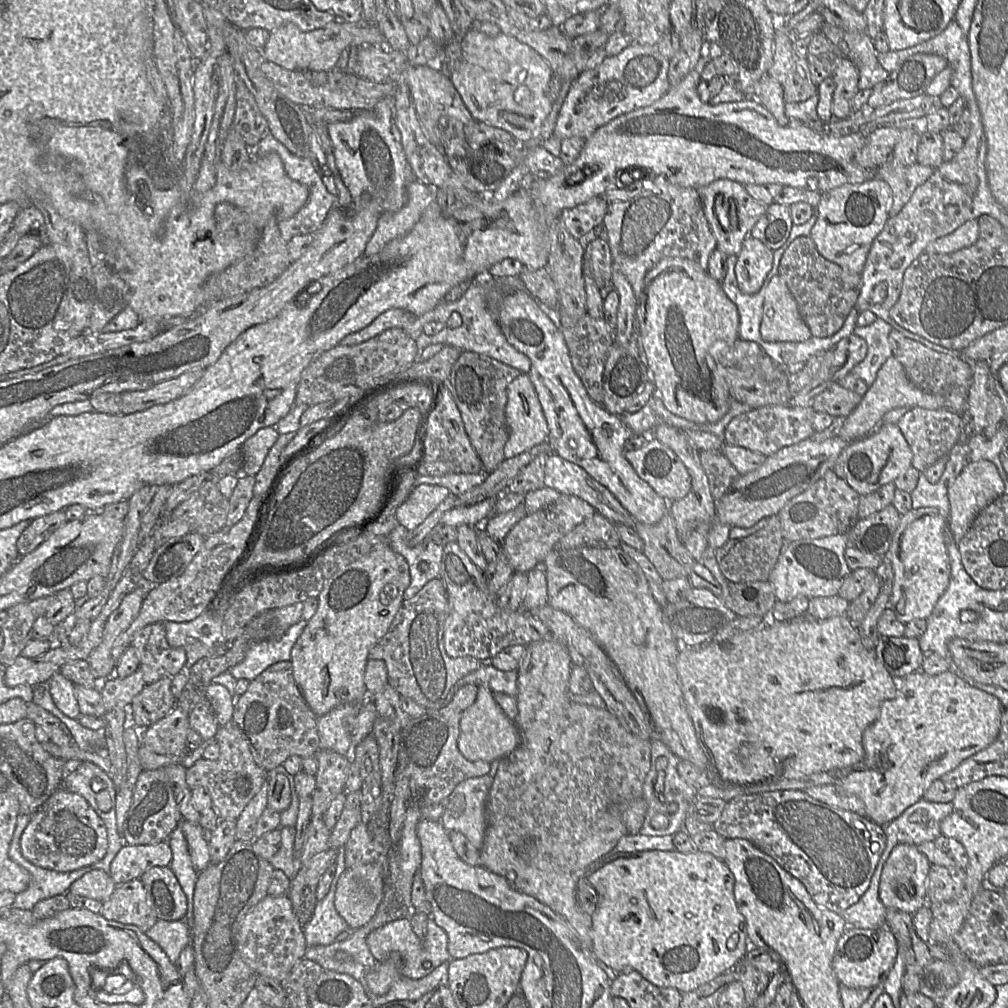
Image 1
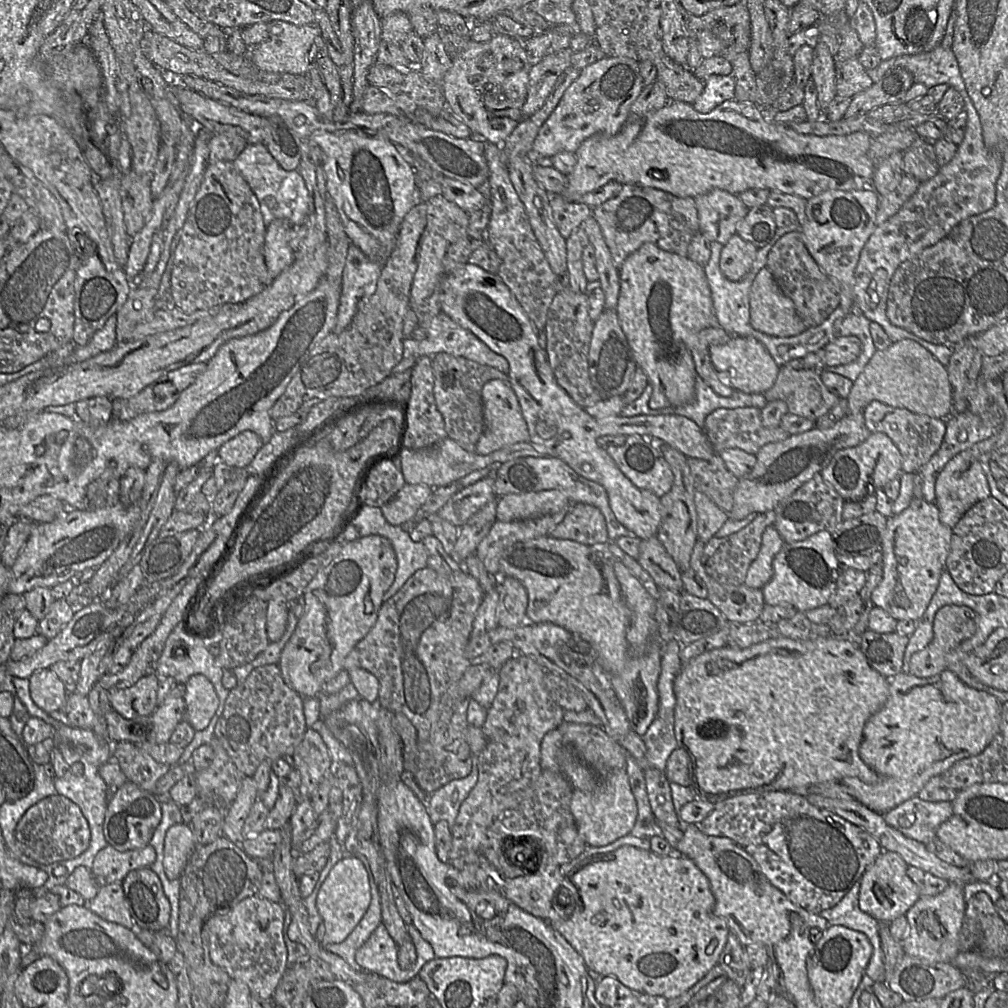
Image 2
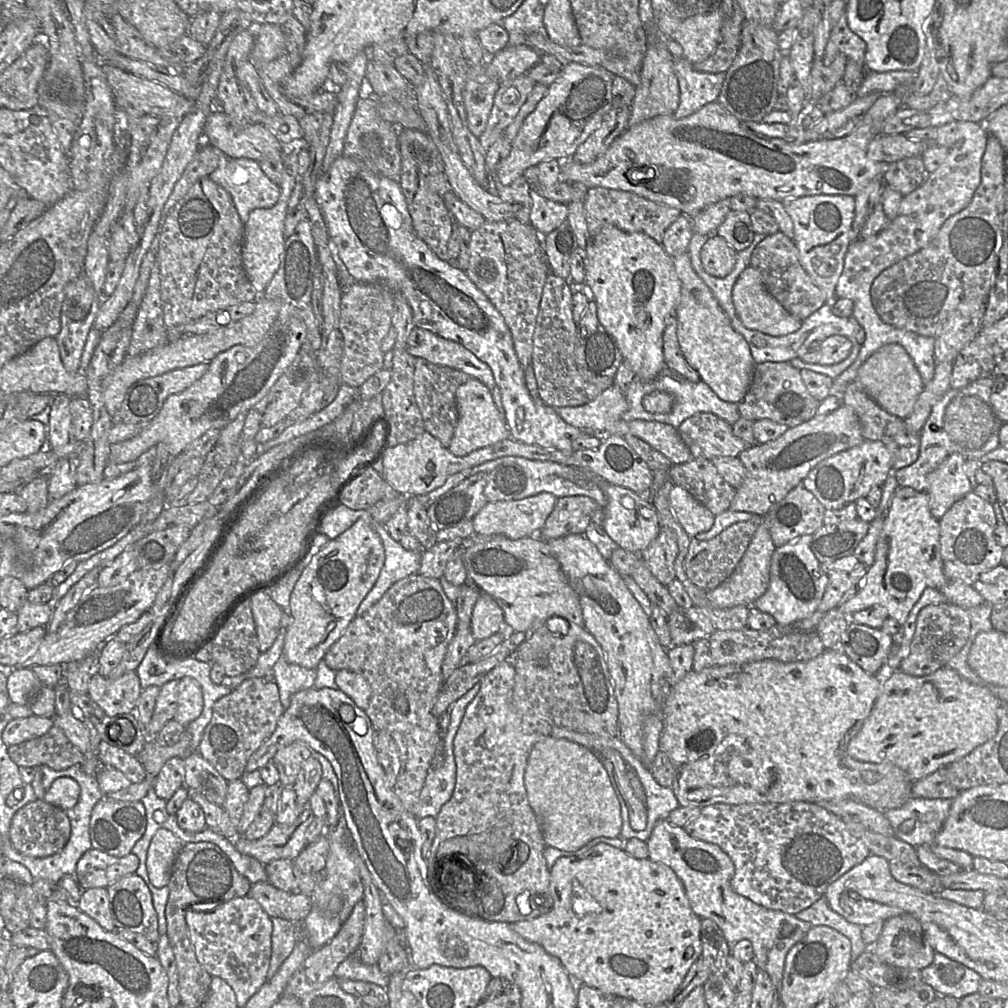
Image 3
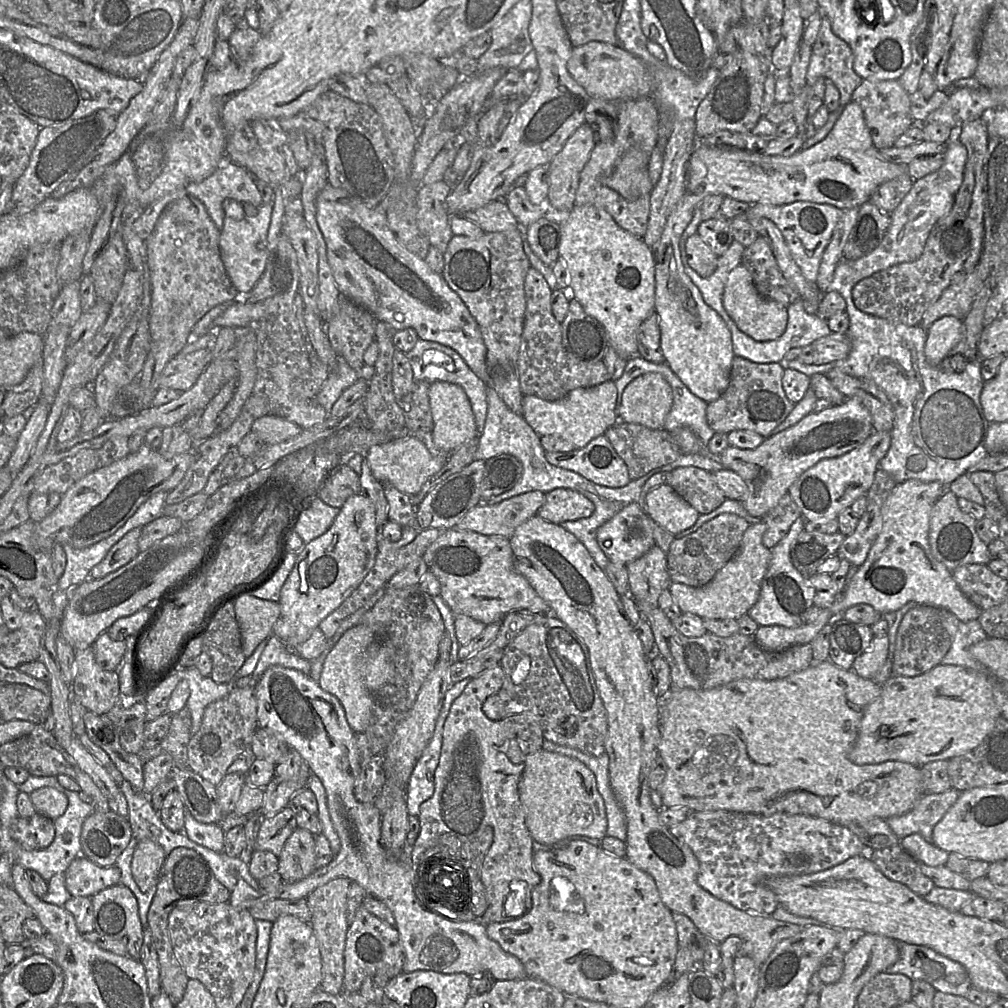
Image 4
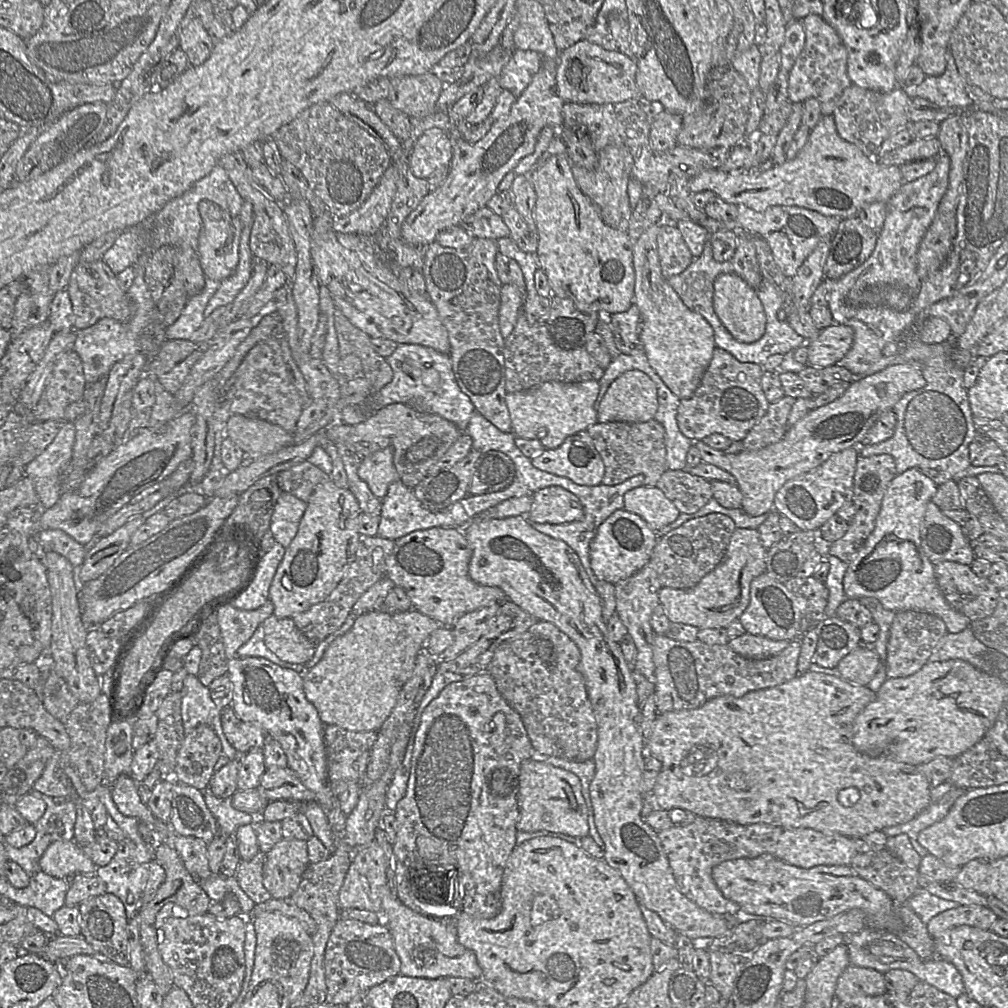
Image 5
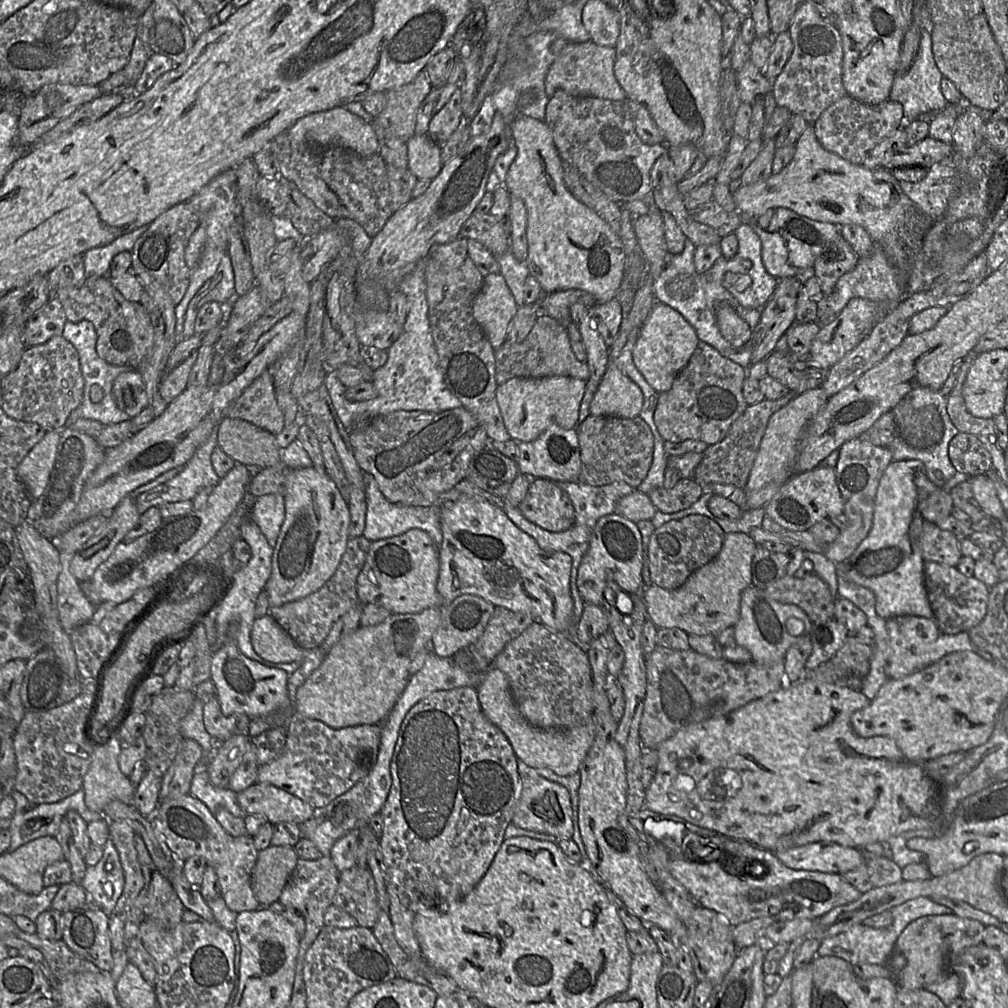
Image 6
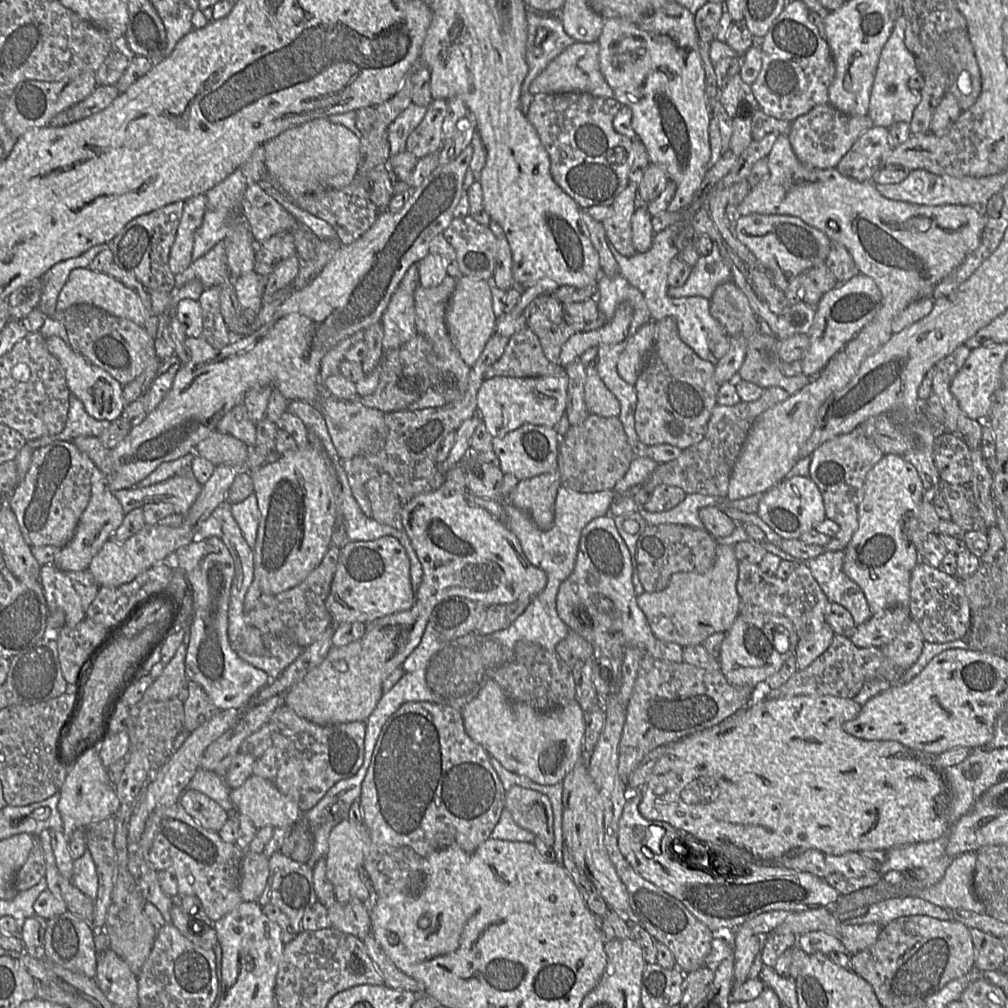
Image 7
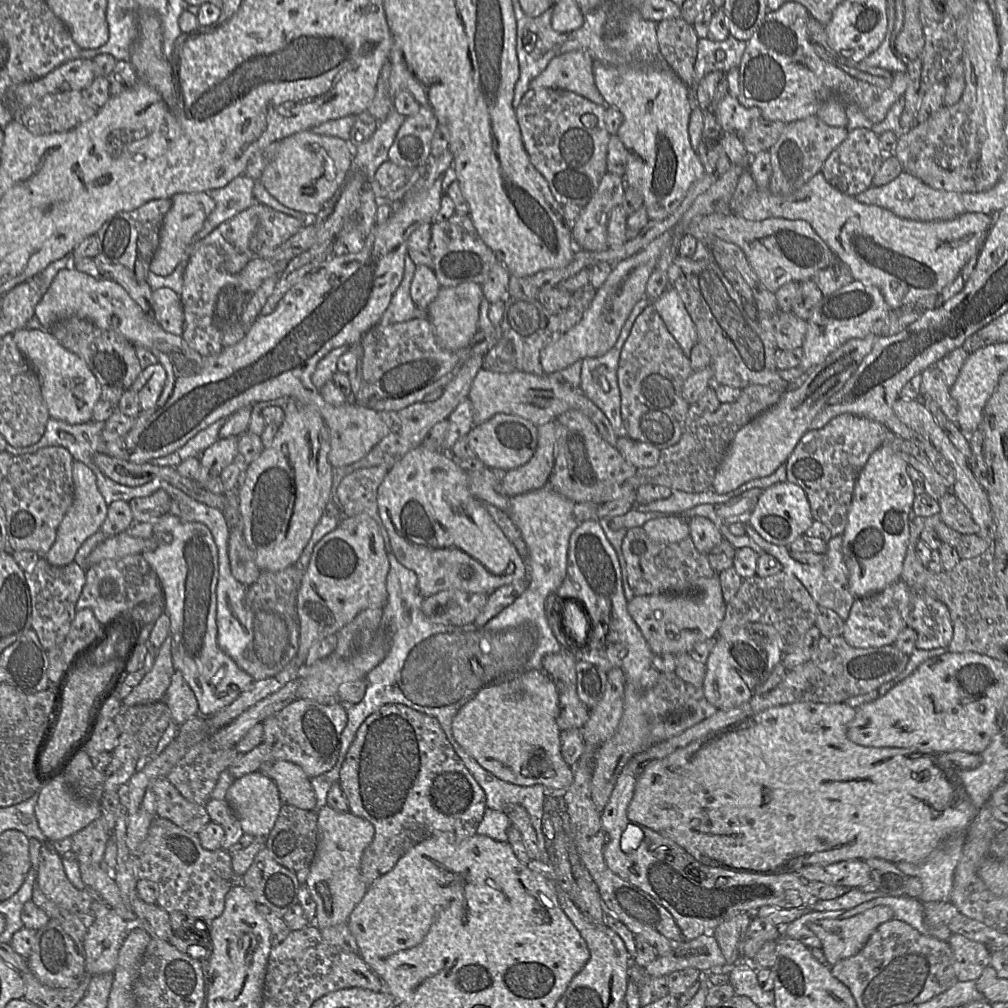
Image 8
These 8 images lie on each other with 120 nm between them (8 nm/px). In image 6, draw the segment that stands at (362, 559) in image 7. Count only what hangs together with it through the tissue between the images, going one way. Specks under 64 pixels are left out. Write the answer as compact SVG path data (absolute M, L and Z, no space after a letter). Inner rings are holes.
M412 529L399 536L371 542L357 578L358 603L377 604L391 614L414 614L439 606L439 545L423 530Z

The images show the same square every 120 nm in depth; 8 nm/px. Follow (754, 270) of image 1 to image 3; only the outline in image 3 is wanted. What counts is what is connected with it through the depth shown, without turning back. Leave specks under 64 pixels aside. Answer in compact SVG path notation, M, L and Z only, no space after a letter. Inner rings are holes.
M717 235L709 237L700 250L704 270L716 278L724 278L731 273L737 254L738 252Z

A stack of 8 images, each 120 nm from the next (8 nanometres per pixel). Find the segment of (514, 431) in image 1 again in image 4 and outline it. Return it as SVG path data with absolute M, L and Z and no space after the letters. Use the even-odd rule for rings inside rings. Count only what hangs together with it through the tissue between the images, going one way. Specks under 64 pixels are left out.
M435 381L428 387L428 399L433 419L431 435L437 449L452 453L469 440L478 437L480 431L470 401L462 387L445 381Z

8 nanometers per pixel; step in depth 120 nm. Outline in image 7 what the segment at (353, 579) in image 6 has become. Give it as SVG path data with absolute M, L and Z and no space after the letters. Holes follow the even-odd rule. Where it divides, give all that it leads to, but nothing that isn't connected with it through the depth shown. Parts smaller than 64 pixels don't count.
M330 546L320 565L299 585L278 594L263 593L256 604L246 612L246 623L263 634L289 639L300 647L317 640L332 624L326 601L336 571L341 547Z

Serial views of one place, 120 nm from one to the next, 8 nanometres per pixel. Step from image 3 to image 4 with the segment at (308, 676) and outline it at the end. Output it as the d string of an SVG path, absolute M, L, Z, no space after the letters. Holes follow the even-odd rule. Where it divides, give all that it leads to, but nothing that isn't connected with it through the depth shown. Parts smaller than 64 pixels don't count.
M274 635L266 640L257 663L254 674L258 678L267 668L274 665L294 669L310 677L311 662L300 657Z

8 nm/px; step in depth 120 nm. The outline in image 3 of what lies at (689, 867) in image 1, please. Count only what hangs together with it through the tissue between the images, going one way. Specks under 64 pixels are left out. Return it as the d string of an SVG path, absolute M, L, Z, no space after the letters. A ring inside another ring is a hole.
M594 844L582 853L560 857L556 860L550 868L549 892L553 899L553 906L548 913L527 921L512 923L512 928L524 939L539 944L548 954L557 958L568 974L584 986L632 999L647 1007L668 1003L682 984L691 966L701 955L701 918L692 910L682 882L670 867L662 863L651 861L648 858L635 858L624 850L608 844Z

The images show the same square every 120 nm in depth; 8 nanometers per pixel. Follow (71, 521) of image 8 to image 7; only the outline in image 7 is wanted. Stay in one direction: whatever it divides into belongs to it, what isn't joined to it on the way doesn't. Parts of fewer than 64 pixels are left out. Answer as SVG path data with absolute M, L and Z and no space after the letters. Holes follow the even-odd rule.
M94 469L91 473L89 503L79 519L72 539L56 554L54 565L61 570L70 572L87 570L93 557L122 524L124 516L123 508L114 493L109 490L104 474Z

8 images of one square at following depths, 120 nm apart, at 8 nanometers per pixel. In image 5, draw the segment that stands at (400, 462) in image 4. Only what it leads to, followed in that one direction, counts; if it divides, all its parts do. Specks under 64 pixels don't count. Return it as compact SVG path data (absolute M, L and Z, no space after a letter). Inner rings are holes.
M390 449L380 450L361 459L359 478L364 481L374 496L383 499L391 483L398 480Z

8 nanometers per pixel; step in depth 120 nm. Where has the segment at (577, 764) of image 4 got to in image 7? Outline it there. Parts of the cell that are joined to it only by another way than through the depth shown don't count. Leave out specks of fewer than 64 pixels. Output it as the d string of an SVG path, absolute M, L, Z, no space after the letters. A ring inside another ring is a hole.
M514 786L507 791L505 808L517 825L533 833L545 845L553 845L555 834L549 834L547 819L547 814L551 814L551 802L546 795Z

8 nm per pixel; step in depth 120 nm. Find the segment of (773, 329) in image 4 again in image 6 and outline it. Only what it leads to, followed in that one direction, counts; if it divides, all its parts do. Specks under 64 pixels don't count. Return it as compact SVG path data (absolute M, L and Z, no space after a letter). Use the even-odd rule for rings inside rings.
M719 306L716 311L719 330L726 341L736 348L743 347L751 337L751 329L733 306Z

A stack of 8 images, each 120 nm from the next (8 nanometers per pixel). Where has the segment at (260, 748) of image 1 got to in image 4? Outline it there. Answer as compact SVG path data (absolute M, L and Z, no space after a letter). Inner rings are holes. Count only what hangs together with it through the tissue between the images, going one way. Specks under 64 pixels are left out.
M231 686L231 692L225 698L209 704L205 709L201 726L188 744L186 767L214 786L219 785L234 761L251 756L251 742L258 728L254 688Z

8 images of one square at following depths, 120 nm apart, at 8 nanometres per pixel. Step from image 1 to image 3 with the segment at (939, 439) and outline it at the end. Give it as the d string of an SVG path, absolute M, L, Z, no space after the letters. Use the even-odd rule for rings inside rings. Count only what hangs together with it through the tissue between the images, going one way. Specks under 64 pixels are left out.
M854 382L847 385L841 397L841 402L856 412L861 425L861 433L865 440L881 441L890 450L893 458L893 470L908 467L918 459L921 444L920 435L908 431L904 419L889 414Z

